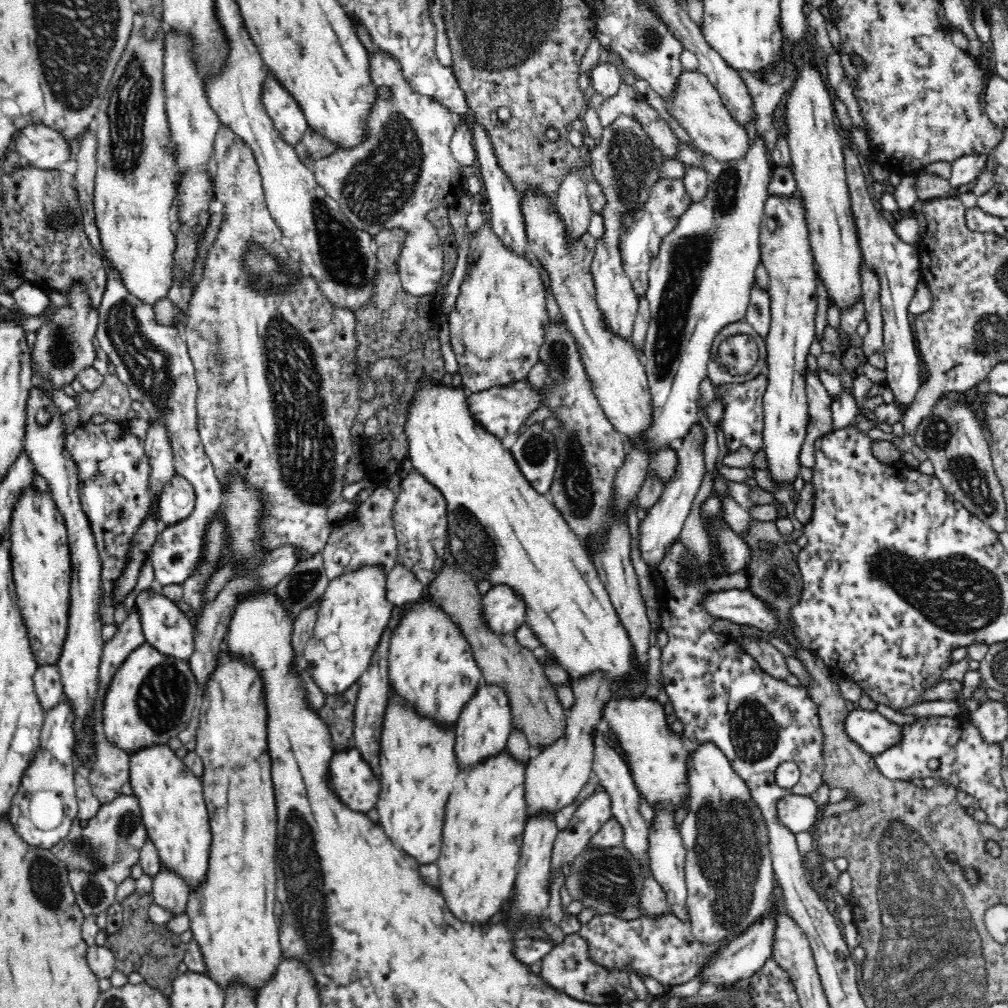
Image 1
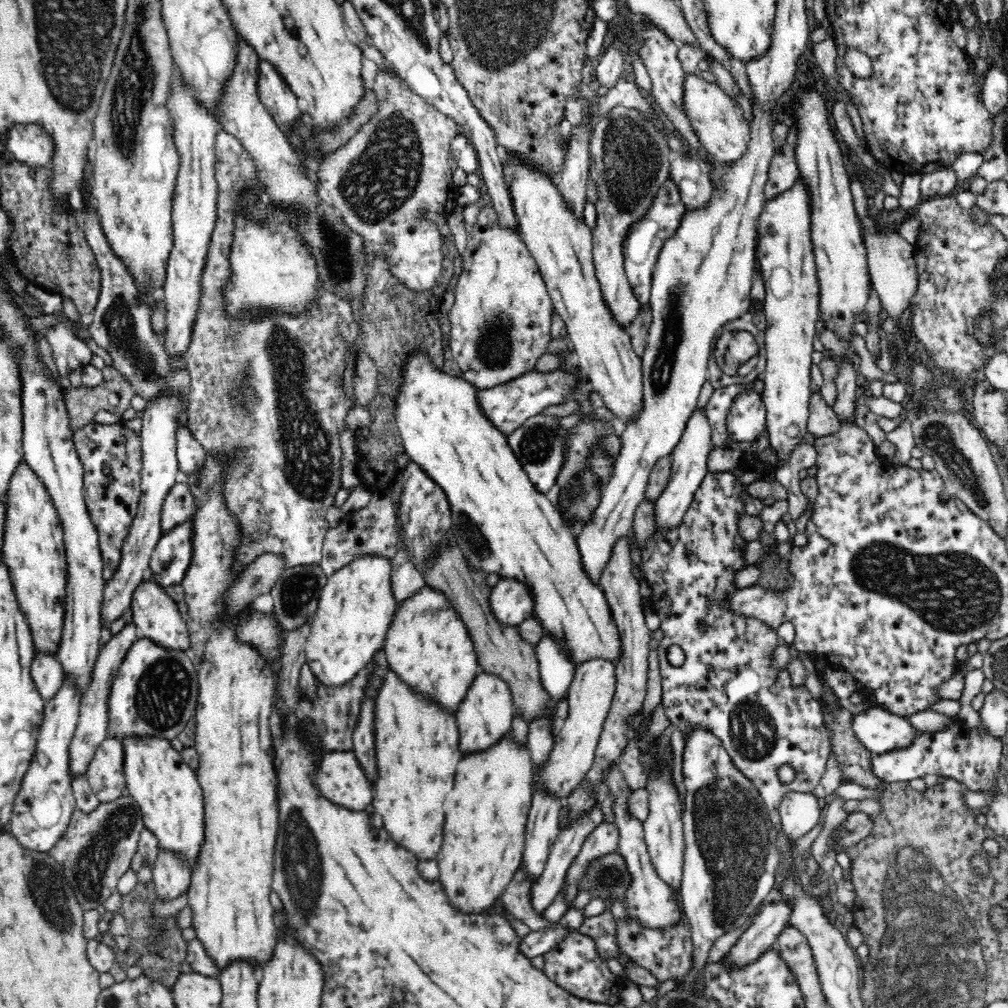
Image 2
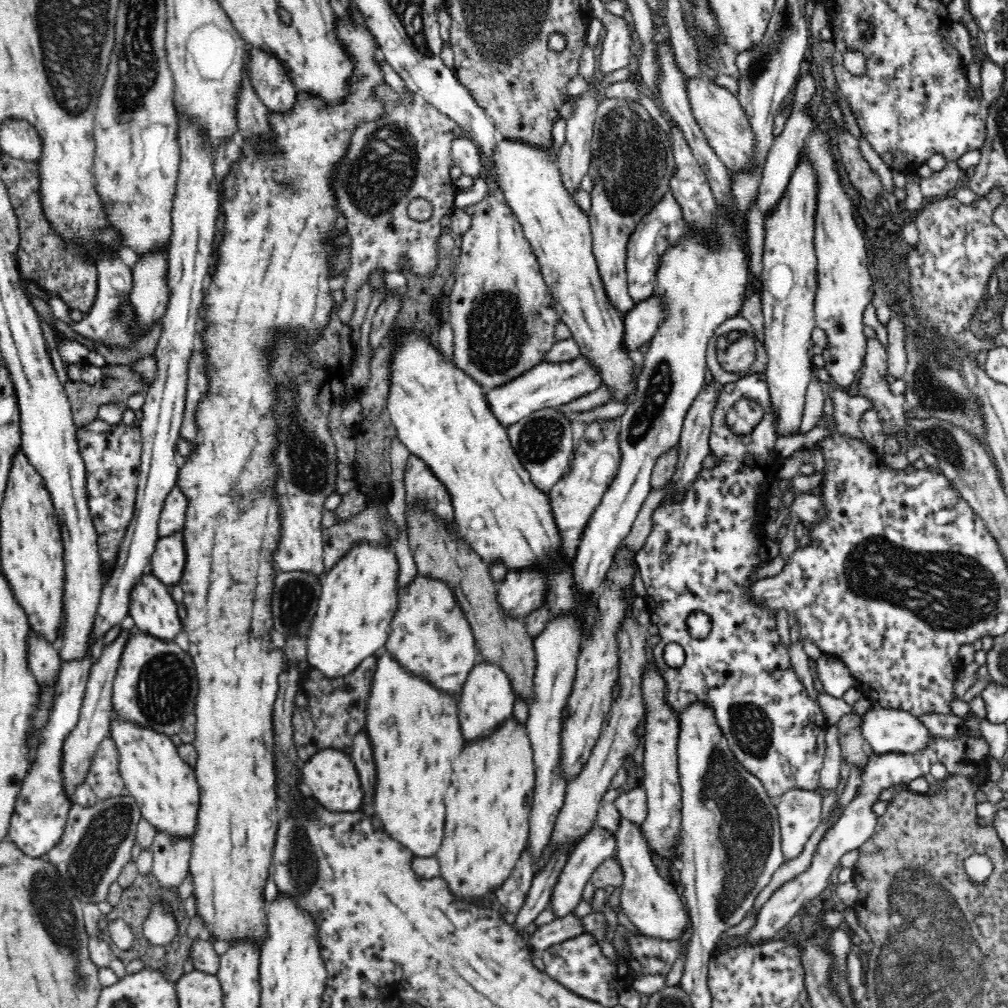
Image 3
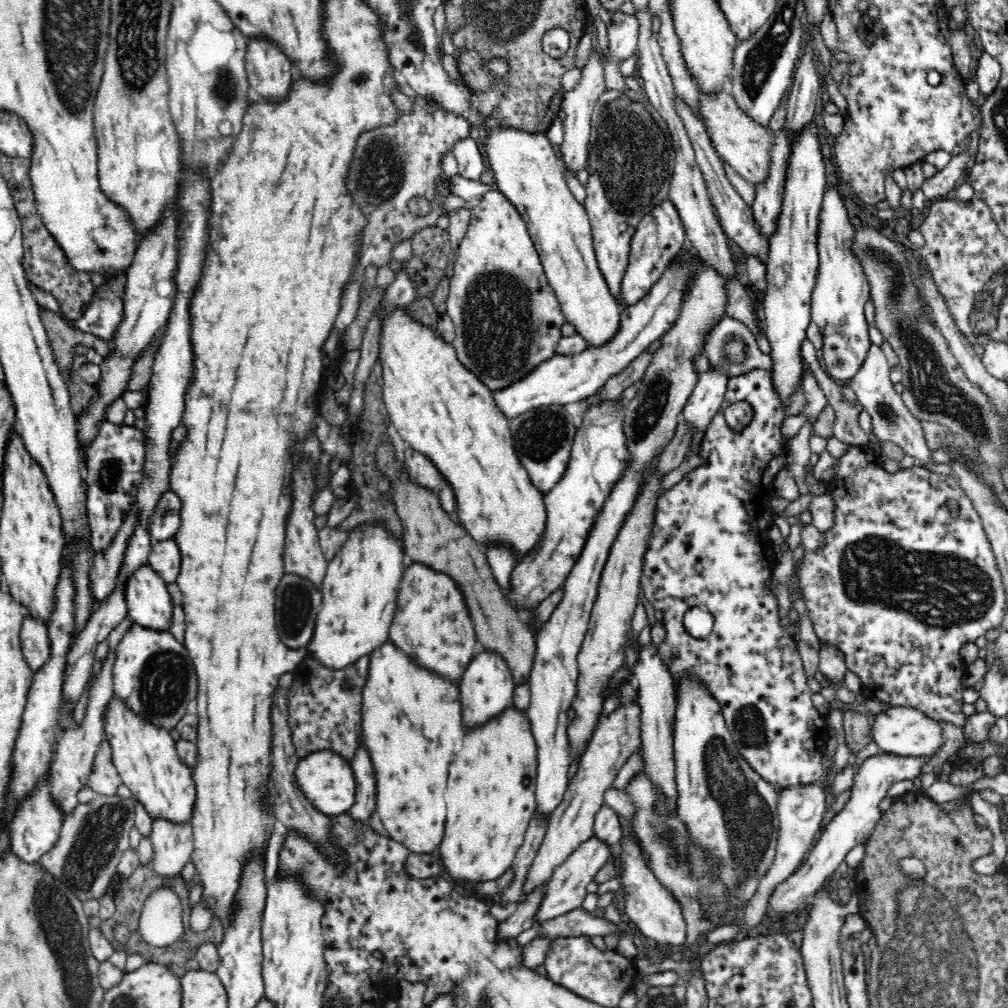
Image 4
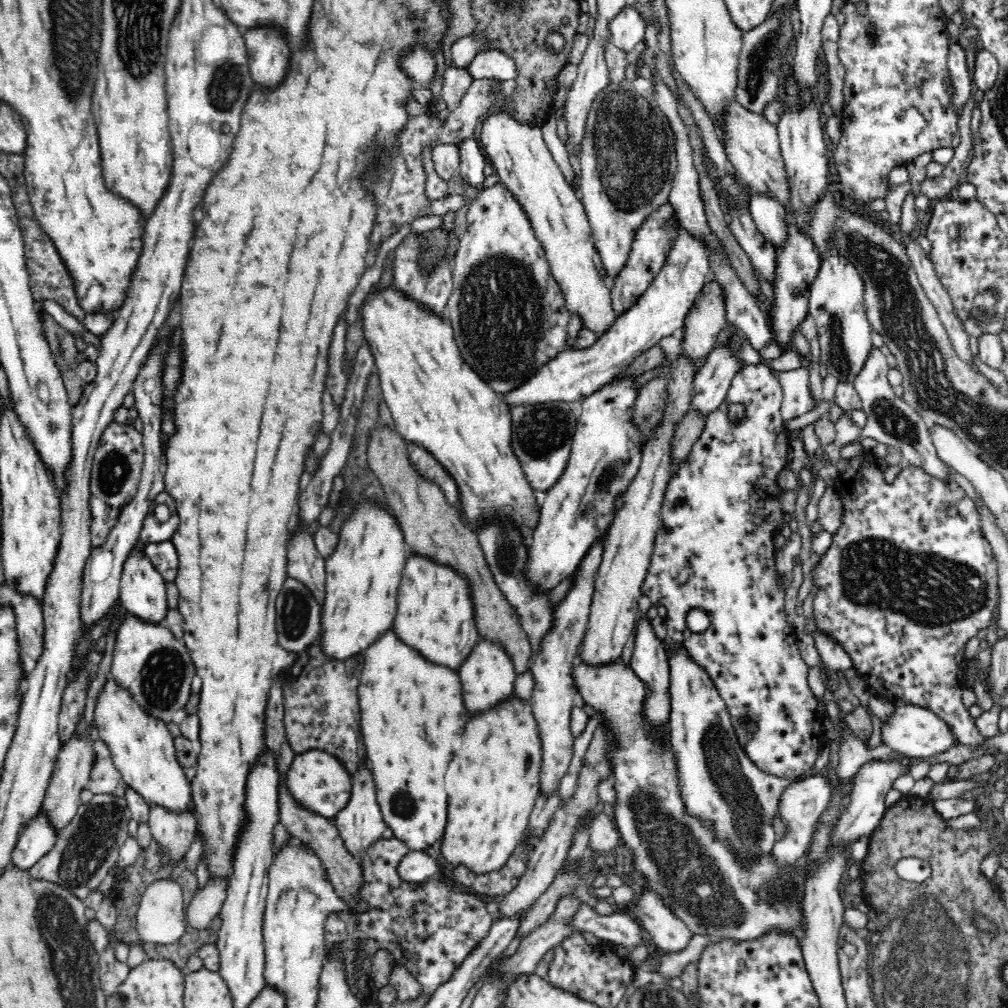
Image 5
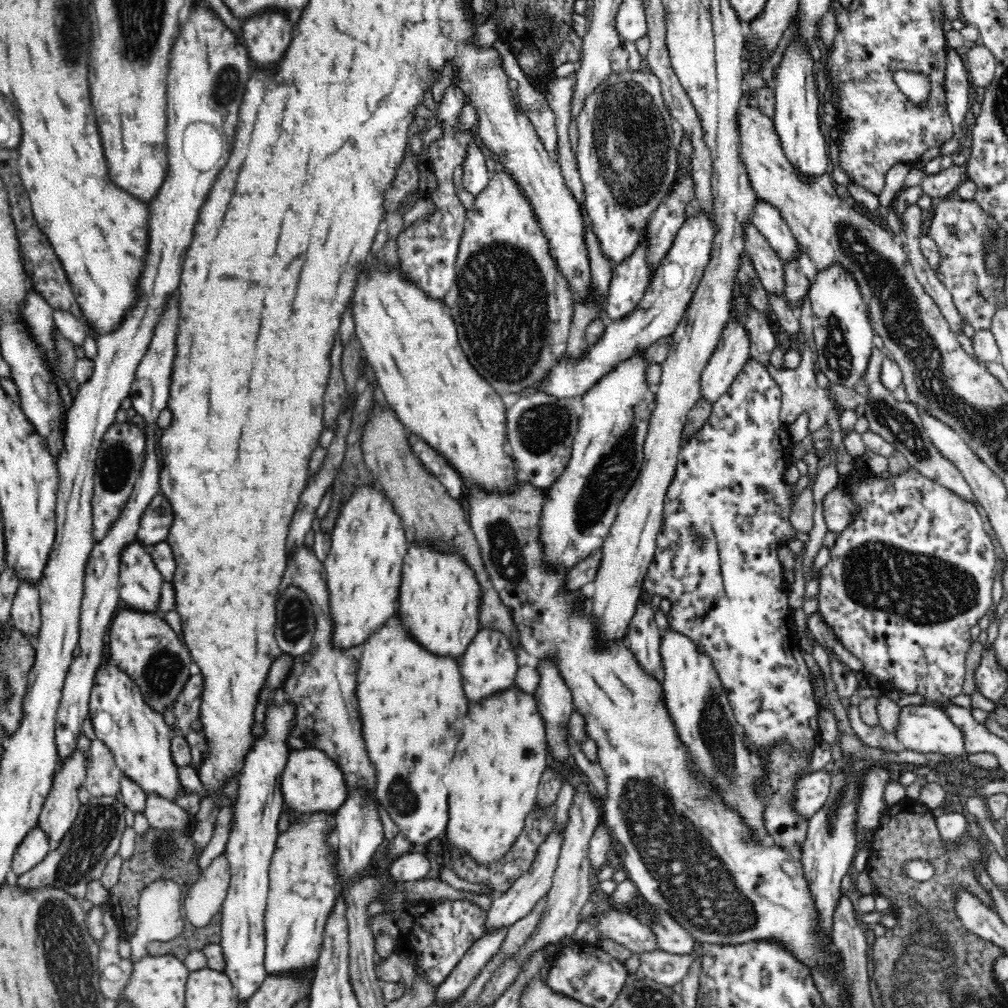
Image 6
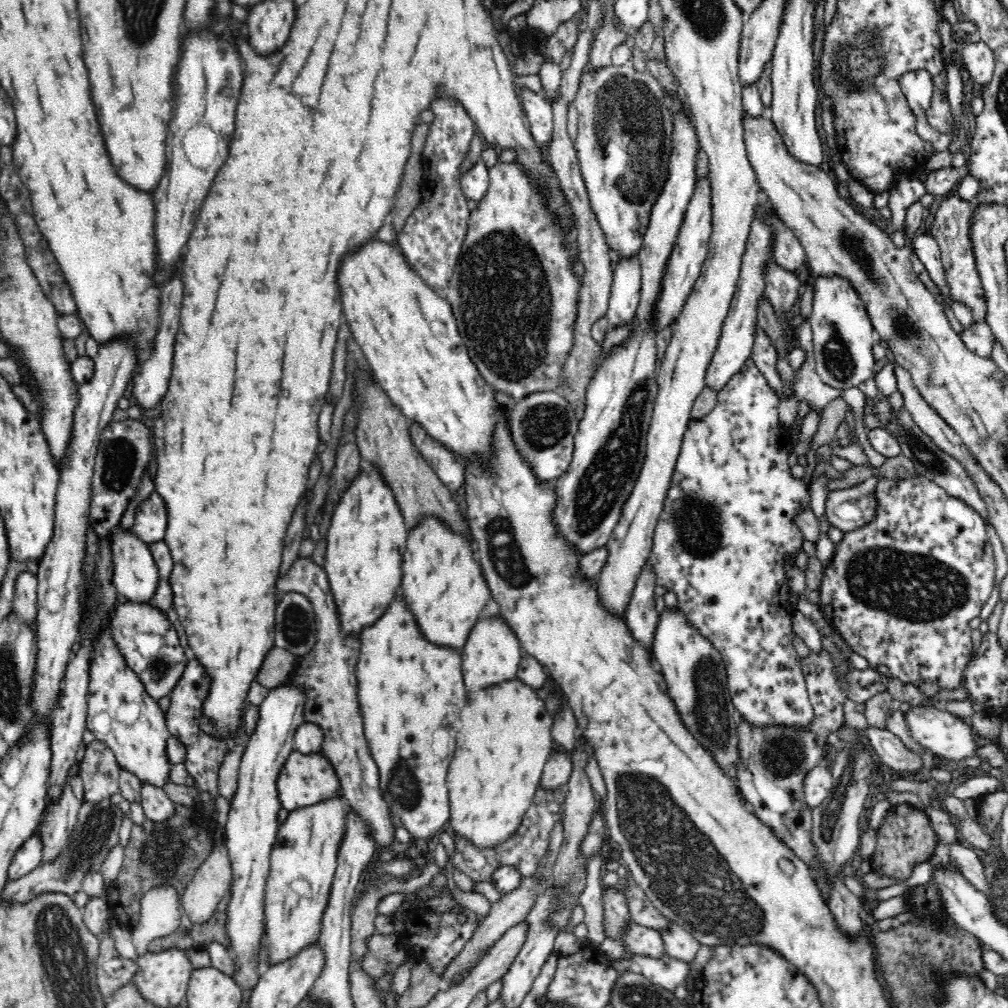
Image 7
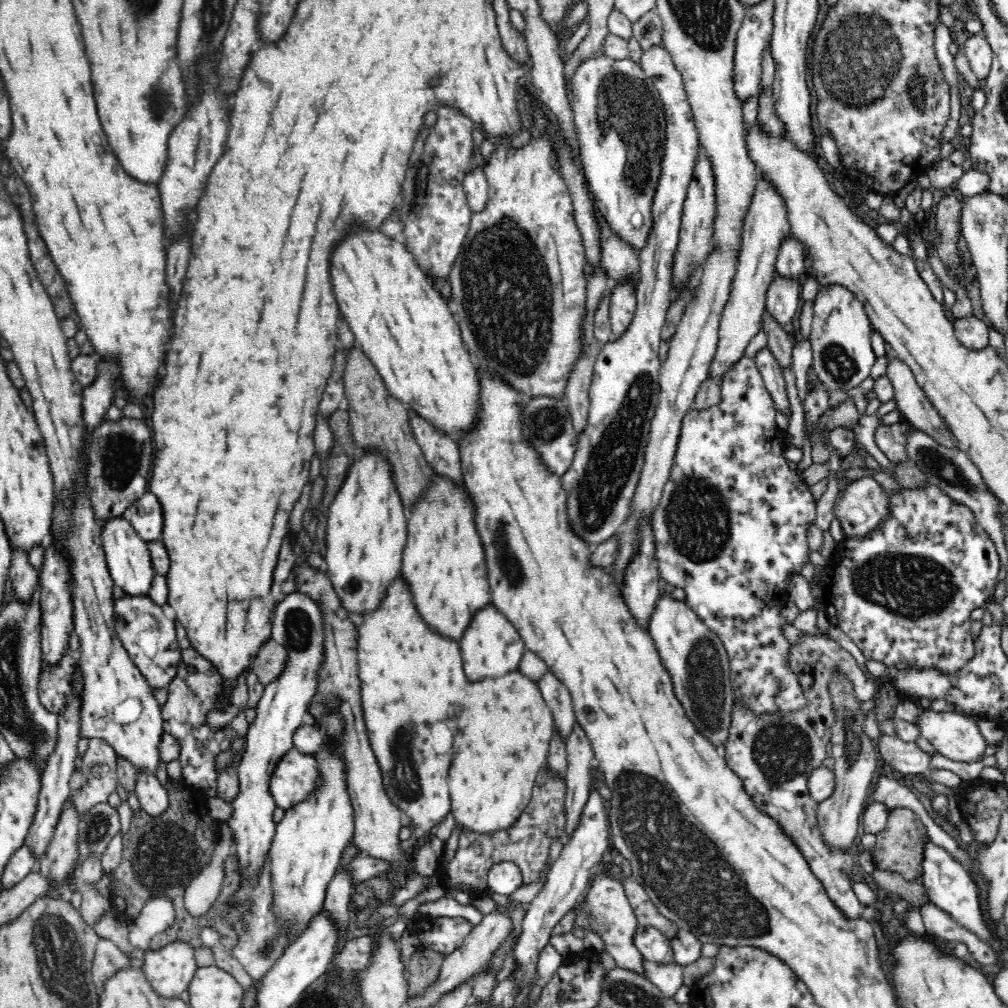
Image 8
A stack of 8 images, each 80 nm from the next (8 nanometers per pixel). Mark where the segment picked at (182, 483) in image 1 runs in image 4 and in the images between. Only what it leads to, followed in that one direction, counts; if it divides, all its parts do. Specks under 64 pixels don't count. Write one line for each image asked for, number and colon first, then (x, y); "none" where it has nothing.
2: (178, 505)
3: (172, 513)
4: (164, 523)

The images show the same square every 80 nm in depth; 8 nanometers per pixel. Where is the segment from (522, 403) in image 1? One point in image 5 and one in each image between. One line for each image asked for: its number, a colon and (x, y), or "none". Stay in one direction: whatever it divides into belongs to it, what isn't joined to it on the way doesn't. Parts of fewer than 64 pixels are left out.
2: (508, 405)
3: (551, 383)
4: (567, 377)
5: (571, 375)

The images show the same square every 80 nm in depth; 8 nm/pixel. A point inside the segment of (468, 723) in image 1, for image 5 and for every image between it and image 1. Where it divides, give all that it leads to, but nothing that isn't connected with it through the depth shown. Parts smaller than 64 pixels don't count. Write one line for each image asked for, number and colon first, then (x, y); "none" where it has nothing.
2: (486, 712)
3: (486, 698)
4: (486, 687)
5: (488, 675)

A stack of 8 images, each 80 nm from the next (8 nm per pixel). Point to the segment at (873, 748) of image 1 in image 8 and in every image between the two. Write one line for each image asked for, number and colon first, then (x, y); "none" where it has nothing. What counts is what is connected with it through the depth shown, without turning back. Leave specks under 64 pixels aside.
2: (880, 731)
3: (888, 730)
4: (902, 731)
5: (920, 732)
6: (924, 728)
7: (934, 728)
8: (955, 736)

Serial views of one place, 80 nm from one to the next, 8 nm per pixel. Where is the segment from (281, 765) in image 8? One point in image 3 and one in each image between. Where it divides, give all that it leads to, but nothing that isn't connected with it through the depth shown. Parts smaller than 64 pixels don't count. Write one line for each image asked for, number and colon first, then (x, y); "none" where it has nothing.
3: (330, 776)
4: (325, 779)
5: (317, 781)
6: (310, 781)
7: (303, 779)

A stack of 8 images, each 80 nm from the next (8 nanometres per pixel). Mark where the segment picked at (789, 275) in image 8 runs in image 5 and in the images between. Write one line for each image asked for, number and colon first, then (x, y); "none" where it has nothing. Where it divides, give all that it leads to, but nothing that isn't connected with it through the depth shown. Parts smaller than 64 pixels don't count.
5: (769, 216)
6: (767, 219)
7: (789, 254)

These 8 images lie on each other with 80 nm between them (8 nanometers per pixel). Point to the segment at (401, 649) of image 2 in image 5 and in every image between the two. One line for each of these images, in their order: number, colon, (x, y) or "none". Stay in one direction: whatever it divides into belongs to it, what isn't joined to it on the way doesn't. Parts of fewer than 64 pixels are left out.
3: (429, 633)
4: (432, 624)
5: (435, 613)

